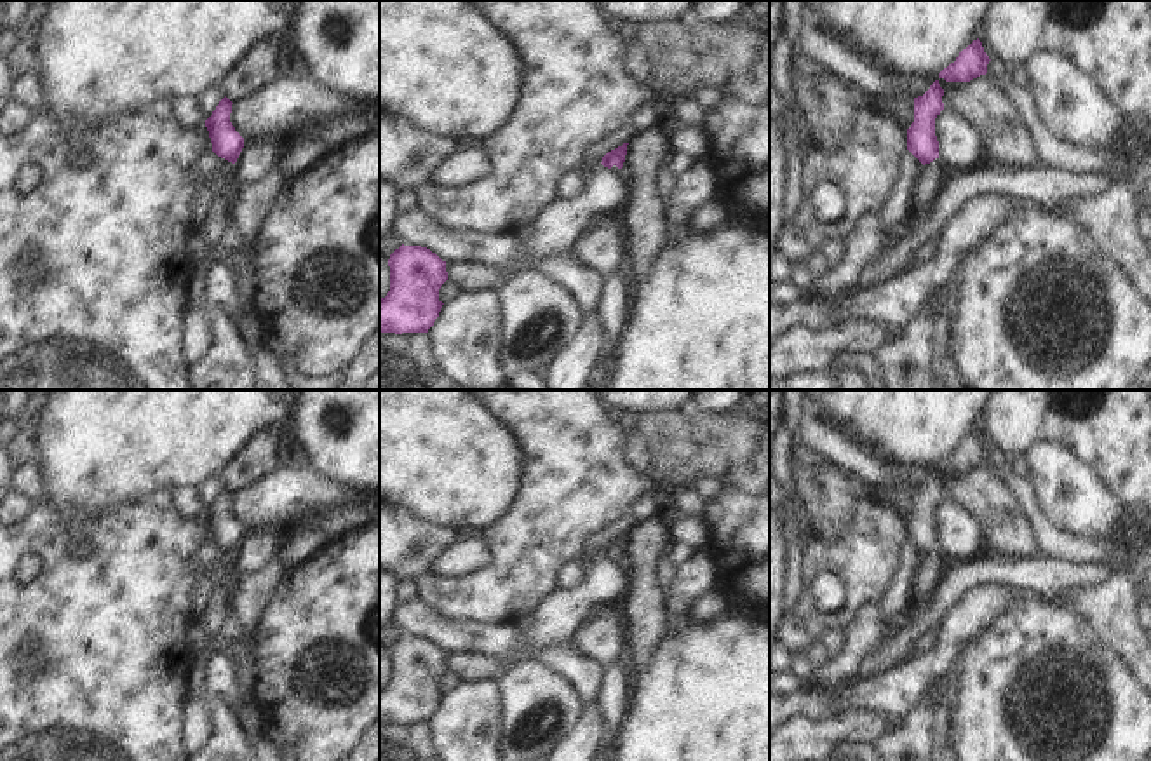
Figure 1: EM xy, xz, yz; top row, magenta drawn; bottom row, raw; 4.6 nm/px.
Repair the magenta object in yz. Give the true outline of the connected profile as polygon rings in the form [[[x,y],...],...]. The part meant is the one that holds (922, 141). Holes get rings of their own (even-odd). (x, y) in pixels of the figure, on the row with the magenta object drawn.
[[[935,80],[930,89],[914,98],[914,122],[907,129],[907,150],[925,165],[939,158],[935,118],[944,110],[944,89]]]

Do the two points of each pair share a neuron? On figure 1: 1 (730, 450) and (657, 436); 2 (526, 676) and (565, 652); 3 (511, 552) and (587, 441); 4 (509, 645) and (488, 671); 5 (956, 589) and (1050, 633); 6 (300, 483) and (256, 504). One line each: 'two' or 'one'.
1: one
2: two
3: one
4: two
5: two
6: one

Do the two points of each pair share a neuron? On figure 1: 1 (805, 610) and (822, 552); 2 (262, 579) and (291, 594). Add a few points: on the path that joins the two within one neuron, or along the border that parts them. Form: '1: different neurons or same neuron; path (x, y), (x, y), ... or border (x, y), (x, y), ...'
1: same neuron; path (805, 596), (812, 566)
2: different neurons; border (284, 573), (258, 622)

